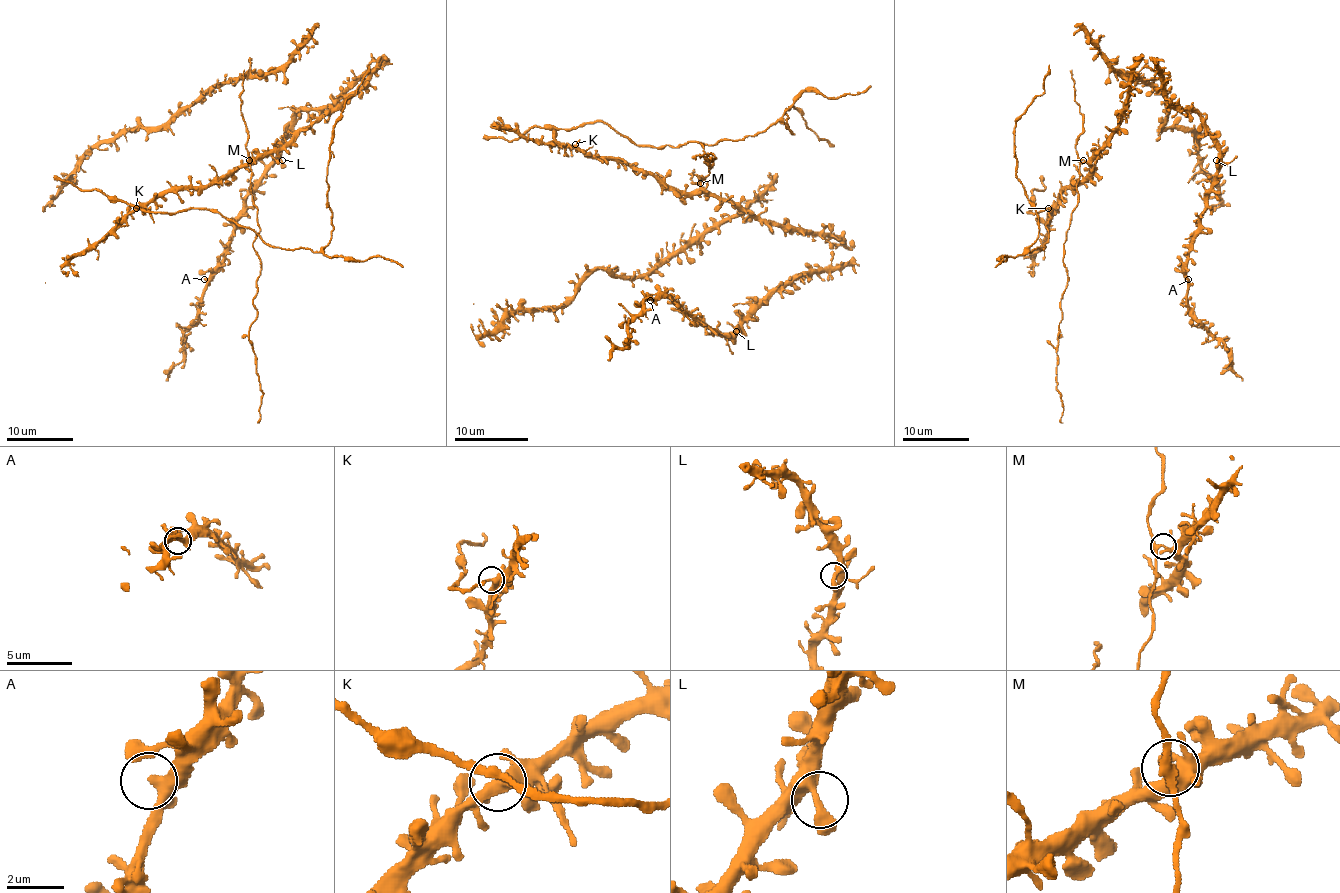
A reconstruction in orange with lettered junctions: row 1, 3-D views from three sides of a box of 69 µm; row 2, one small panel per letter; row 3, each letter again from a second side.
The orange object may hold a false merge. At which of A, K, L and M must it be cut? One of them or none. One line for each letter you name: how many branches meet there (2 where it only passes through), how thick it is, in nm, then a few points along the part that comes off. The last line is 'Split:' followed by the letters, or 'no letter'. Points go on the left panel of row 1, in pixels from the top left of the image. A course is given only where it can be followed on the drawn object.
M: 3 branches meet; 260 nm thick; foreign part runs (249, 160), (260, 230), (252, 246), (260, 261), (253, 299), (257, 319), (249, 332), (262, 392), (257, 423)
Split: M

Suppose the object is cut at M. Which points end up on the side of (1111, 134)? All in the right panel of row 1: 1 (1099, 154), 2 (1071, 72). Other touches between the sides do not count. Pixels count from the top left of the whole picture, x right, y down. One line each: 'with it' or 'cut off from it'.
1: with it
2: cut off from it

